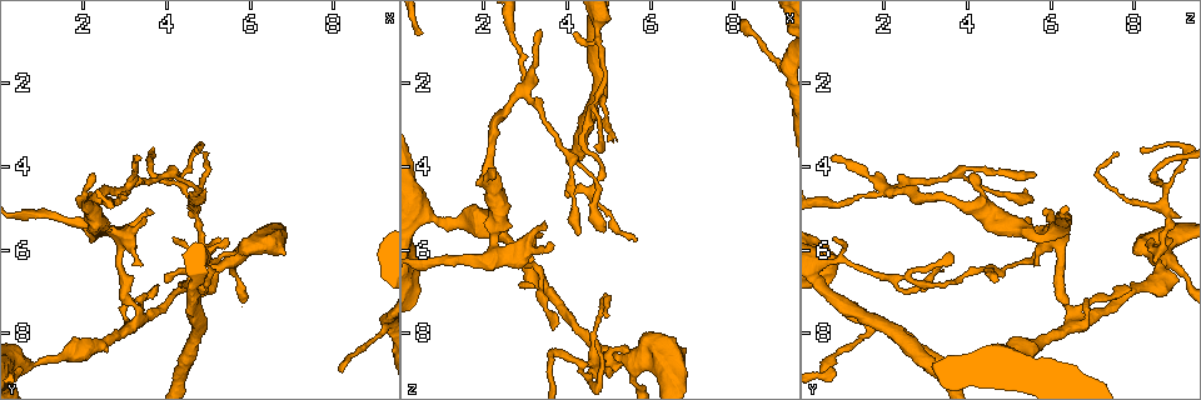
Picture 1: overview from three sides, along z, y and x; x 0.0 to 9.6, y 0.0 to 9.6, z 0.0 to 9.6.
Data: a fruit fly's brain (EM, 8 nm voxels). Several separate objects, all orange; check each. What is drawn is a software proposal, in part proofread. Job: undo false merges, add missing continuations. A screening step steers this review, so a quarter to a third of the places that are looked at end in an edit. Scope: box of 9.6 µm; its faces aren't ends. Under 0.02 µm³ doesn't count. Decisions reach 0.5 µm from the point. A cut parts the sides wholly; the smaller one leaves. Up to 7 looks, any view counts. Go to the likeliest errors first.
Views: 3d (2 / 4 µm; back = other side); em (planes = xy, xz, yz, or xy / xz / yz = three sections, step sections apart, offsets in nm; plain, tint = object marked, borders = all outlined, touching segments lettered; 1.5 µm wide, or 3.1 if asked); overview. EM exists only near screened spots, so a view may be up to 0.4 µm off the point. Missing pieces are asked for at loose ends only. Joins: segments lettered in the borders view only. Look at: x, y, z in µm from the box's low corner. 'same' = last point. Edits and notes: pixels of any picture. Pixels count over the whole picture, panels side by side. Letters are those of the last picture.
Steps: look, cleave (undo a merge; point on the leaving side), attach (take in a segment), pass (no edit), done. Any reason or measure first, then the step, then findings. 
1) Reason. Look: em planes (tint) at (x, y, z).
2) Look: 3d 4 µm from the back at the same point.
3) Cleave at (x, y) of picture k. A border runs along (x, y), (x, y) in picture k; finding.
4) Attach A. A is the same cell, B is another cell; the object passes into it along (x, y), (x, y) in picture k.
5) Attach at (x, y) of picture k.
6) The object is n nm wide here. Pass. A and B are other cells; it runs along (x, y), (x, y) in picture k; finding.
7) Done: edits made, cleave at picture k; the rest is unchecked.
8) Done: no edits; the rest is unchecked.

Branch stops here. Look: 3d 4 µm at (2.20, 4.10, 4.05).

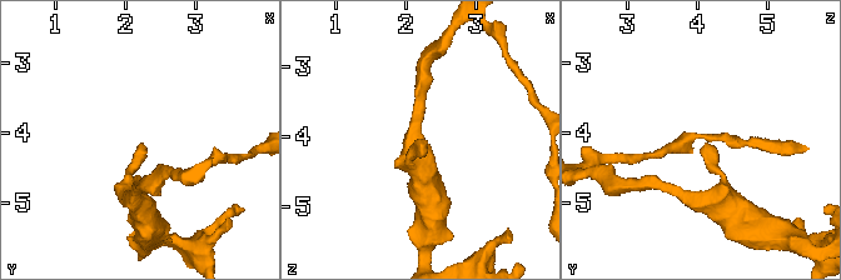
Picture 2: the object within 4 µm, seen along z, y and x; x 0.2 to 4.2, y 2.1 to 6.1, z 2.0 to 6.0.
Look: em planes (borders) at (2.15, 4.15, 4.10).

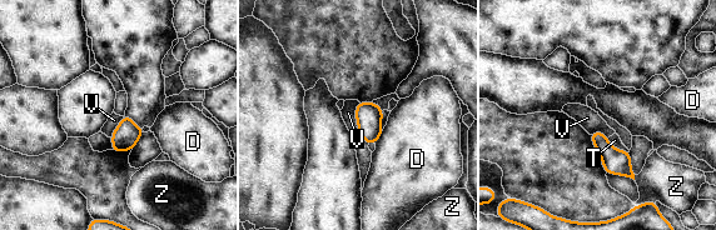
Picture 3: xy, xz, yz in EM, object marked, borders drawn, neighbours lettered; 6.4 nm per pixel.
Pass. D, T, V and Z are other cells; none of them fits.

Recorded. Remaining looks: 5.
Branch stops here. Look: em planes (borders) at (4.20, 5.70, 0.85).

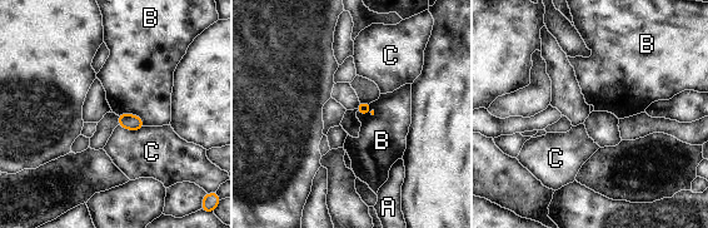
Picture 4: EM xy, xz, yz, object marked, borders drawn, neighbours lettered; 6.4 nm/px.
The object is 80 nm wide here. Pass. A, B and C are other cells; a border runs along (357, 110), (362, 114), (374, 114) in picture 4; no lettered segment goes on from it.

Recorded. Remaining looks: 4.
Branch stops here. Look: 3d 4 µm at (3.75, 7.00, 7.90).

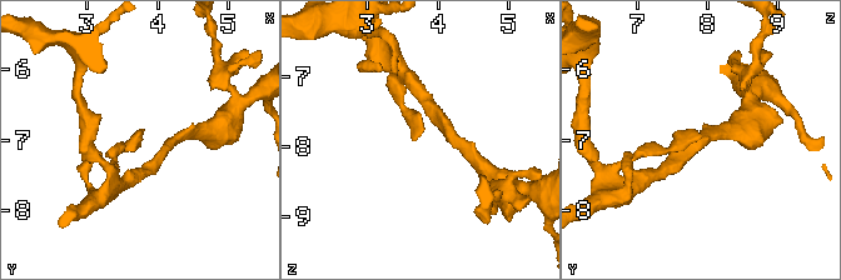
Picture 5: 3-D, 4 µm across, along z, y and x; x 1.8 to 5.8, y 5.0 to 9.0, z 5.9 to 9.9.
Need the tissue. Look: em xz step 4 (tint) at (3.70, 6.95, 7.95).

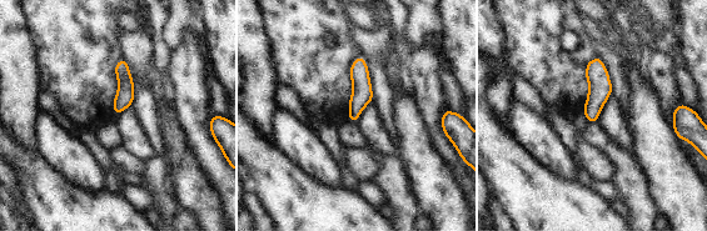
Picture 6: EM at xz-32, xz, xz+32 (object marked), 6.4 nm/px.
Cut it another way. Look: em planes (borders) at the same point.

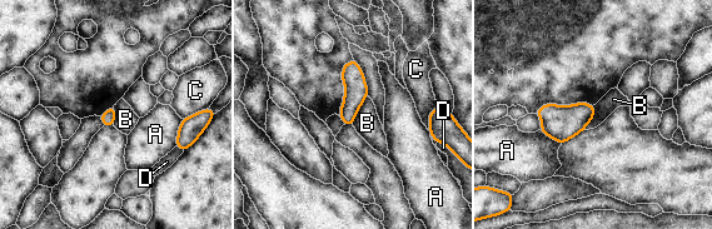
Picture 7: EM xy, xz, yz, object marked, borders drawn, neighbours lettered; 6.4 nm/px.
Pass. A, B, C and D are other cells; it runs along (353, 64), (353, 100), (347, 122) in picture 7; none of them fits.

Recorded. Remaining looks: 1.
Done: no edits; the rest is unchecked.

